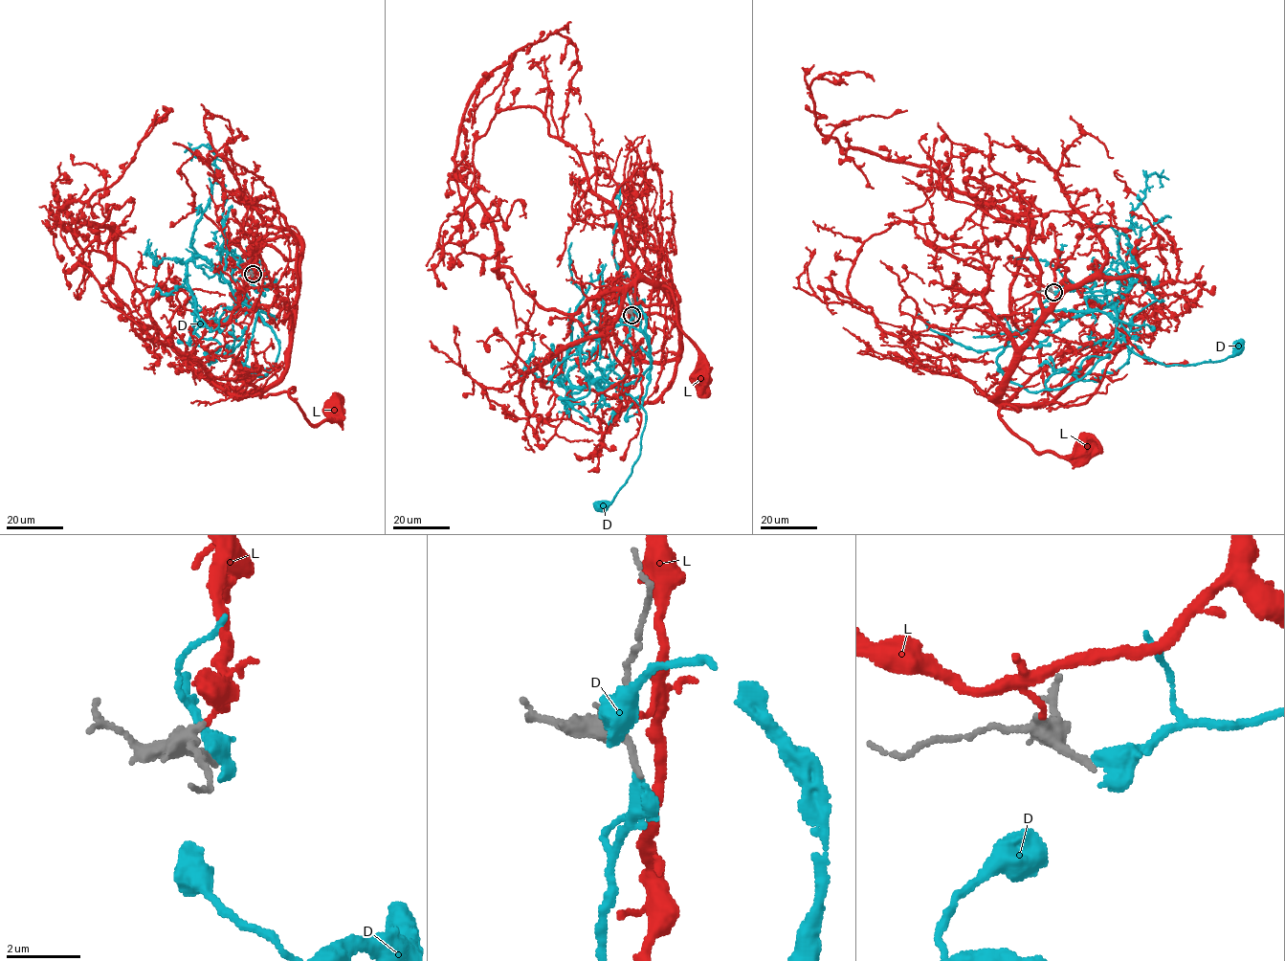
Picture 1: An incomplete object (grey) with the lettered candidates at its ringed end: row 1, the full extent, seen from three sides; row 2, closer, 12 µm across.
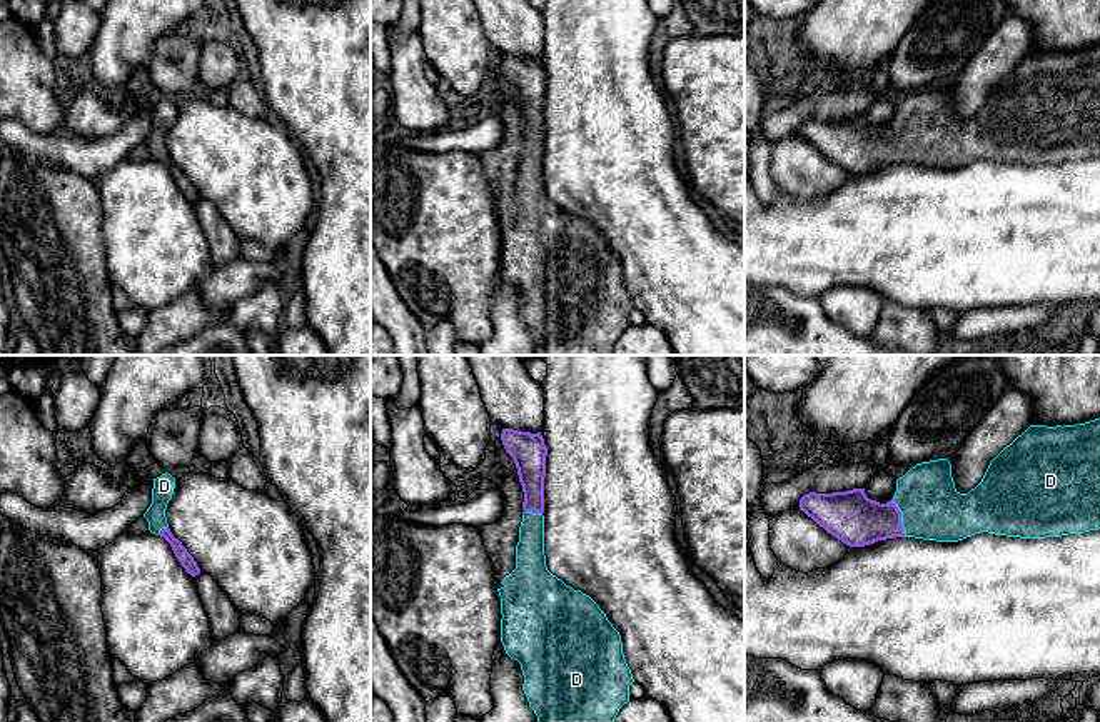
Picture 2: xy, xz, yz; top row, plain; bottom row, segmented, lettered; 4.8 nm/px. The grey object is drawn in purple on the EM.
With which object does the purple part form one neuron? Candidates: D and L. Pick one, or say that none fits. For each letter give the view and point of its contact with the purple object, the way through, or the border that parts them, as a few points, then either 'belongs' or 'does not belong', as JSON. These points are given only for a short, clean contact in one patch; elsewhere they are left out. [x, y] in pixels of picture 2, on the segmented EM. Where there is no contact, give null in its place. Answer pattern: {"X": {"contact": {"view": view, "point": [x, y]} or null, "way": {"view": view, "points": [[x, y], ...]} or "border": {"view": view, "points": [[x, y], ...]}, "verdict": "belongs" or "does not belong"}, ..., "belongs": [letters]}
{"D": {"contact": {"view": "yz", "point": [900, 517]}, "way": {"view": "yz", "points": [[852, 517], [900, 517], [917, 509], [932, 509]]}, "verdict": "belongs"}, "L": {"contact": null, "verdict": "does not belong"}, "belongs": ["D"]}

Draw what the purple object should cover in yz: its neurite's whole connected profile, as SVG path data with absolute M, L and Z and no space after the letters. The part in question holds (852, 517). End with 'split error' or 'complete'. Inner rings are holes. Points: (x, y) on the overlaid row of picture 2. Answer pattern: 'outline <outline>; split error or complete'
outline M1100 419L1077 425L1030 425L988 465L981 482L968 494L955 489L948 459L921 462L896 480L896 492L886 504L866 497L865 489L801 497L800 510L828 534L850 547L865 547L893 537L958 542L980 532L1020 539L1062 537L1100 529Z; split error

